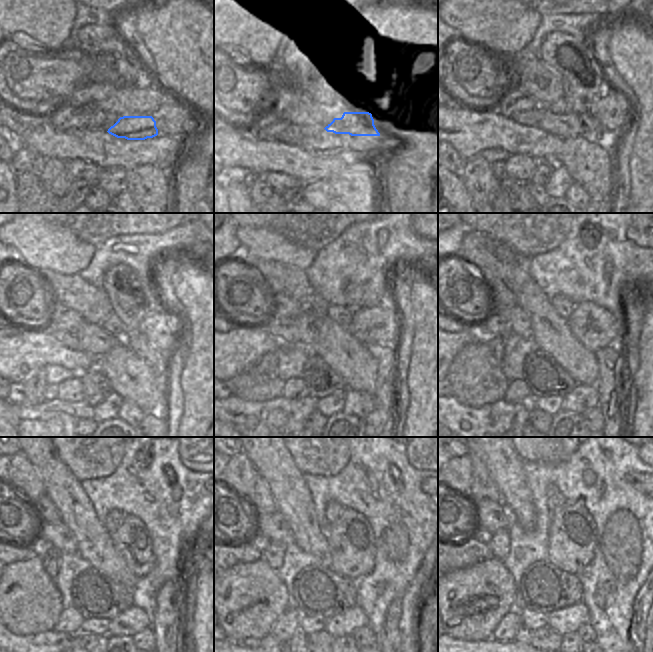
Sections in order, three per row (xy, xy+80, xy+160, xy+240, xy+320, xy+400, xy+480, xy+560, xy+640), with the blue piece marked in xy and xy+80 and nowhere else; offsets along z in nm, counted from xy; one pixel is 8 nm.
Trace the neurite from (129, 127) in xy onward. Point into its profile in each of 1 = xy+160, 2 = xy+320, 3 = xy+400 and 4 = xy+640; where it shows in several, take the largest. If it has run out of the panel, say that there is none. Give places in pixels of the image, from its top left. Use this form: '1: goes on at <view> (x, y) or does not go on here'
1: goes on at xy+160 (570, 125)
2: goes on at xy+320 (307, 325)
3: goes on at xy+400 (520, 323)
4: goes on at xy+640 (491, 516)

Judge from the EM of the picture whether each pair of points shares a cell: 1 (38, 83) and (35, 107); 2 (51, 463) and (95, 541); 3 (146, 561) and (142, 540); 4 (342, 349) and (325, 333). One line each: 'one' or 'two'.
1: two
2: one
3: one
4: one

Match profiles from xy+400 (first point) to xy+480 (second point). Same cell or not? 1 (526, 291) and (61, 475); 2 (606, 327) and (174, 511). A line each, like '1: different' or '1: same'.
1: same
2: different

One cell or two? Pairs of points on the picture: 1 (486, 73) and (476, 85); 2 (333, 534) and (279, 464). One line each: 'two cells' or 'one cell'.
1: one cell
2: two cells

